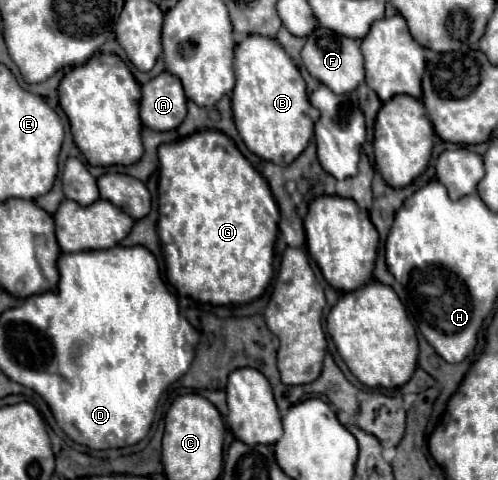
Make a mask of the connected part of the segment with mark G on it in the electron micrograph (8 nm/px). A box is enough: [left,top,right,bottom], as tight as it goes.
[157,130,280,306]

